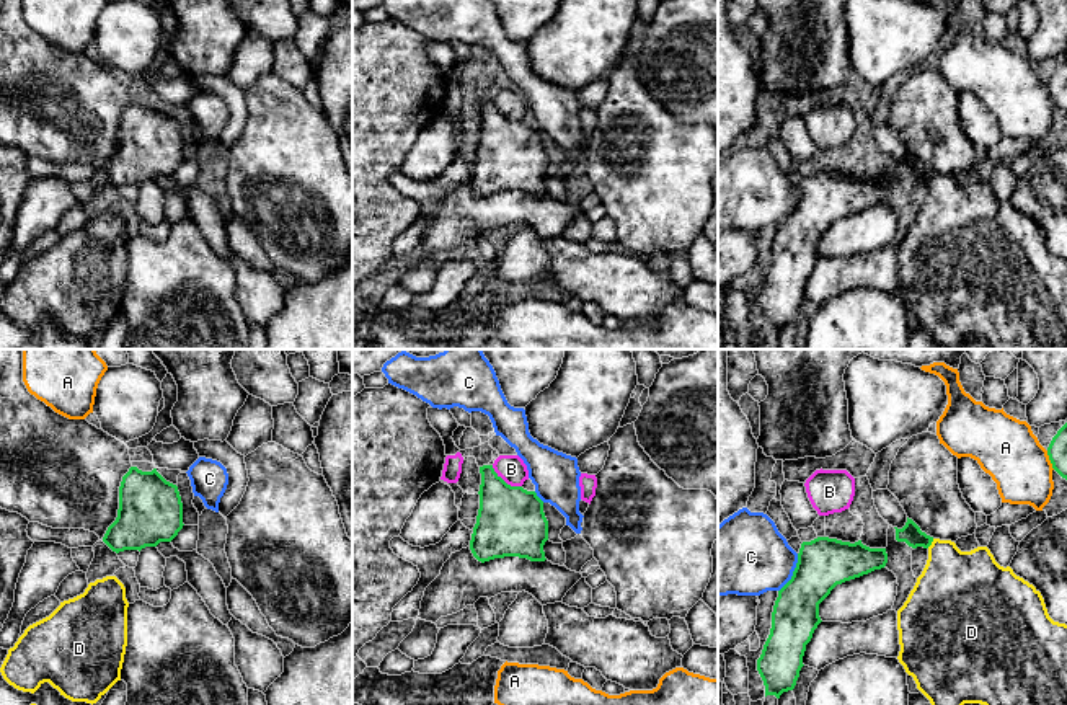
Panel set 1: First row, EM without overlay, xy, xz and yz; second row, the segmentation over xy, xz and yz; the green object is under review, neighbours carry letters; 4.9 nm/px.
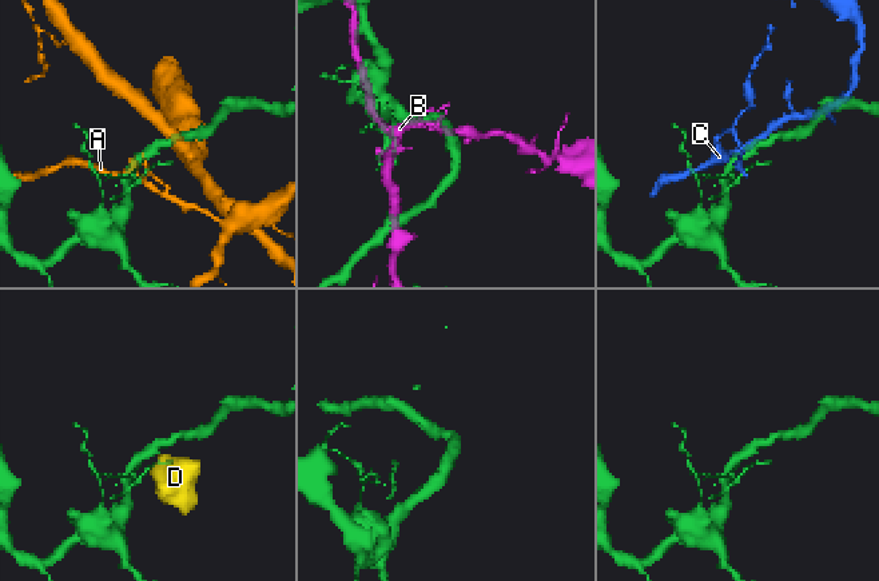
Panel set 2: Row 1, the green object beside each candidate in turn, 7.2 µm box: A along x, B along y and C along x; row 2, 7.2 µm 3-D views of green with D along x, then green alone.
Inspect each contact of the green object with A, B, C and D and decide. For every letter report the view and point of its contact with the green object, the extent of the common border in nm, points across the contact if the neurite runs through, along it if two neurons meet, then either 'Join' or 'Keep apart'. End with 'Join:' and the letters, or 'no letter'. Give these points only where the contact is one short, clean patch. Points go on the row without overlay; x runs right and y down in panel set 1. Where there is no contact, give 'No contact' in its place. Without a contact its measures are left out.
A: Touches green at yz (1051, 95). Shared border 100 nm. Keep apart
B: Touches green at xz (504, 116). Shared border 190 nm. Keep apart
C: Touches green at yz (793, 208). Shared border 220 nm. Keep apart
D: Touches green at yz (930, 178). Shared border 60 nm. Path across: yz (911, 168), (930, 178), (945, 193), (955, 222). Join
Join: D

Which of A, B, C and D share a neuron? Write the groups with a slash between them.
A / B / C / D

